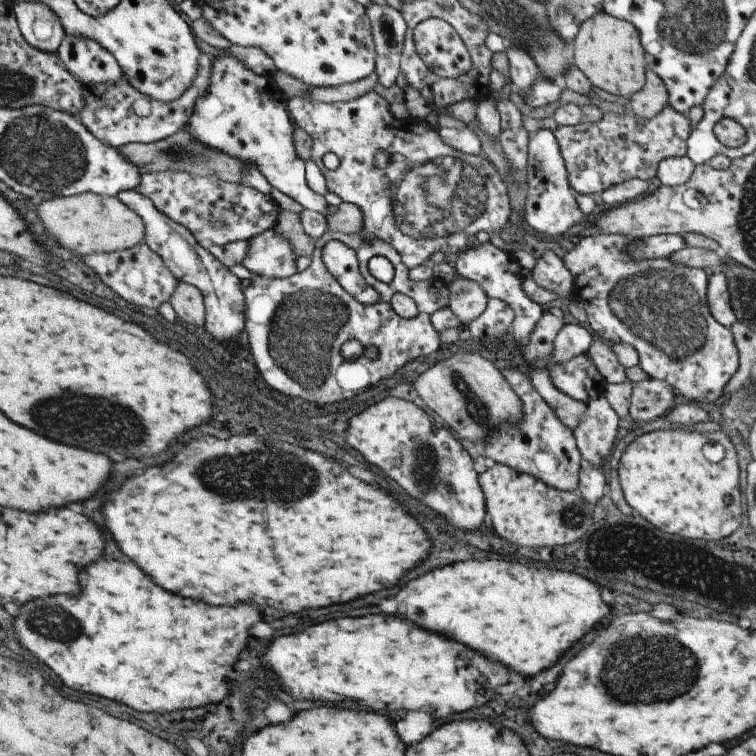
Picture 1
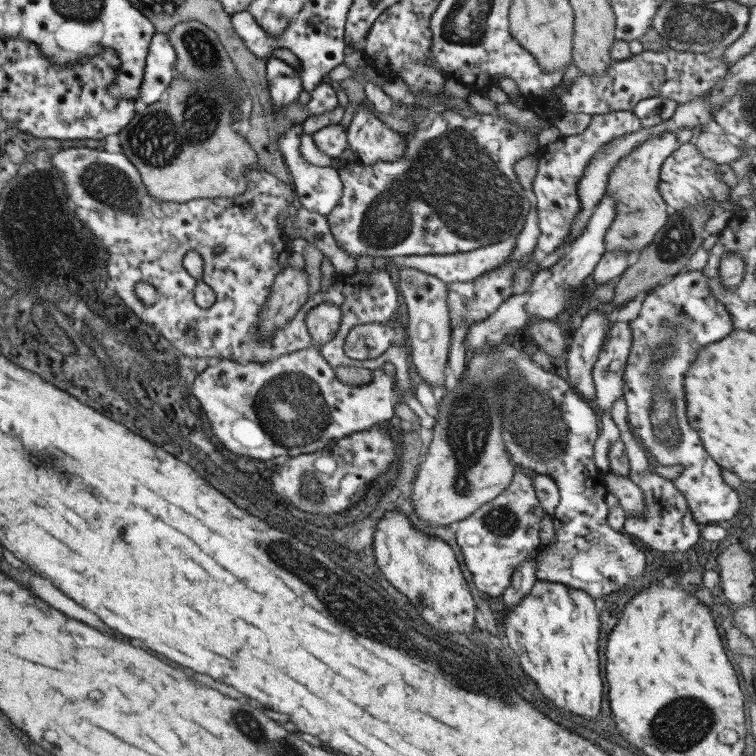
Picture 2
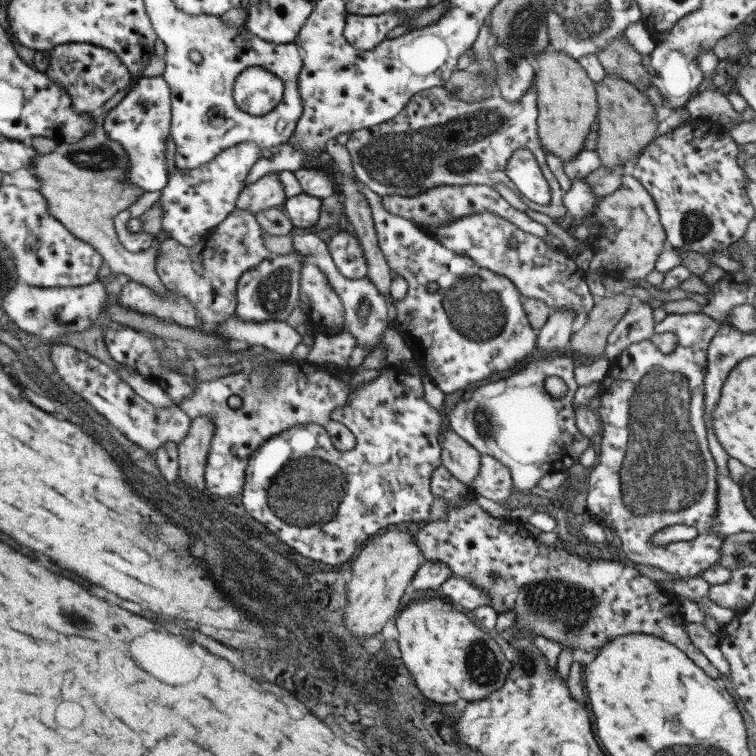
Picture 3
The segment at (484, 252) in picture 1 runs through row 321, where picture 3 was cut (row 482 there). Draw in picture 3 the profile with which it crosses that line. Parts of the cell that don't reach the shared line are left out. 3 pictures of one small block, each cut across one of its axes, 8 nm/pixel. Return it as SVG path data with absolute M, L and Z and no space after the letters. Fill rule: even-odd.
M553 354L549 358L539 358L529 362L517 374L479 386L465 394L447 418L449 428L457 438L463 438L469 448L475 448L479 456L491 456L509 468L515 490L531 492L539 486L545 474L567 472L571 464L579 462L579 456L589 446L589 438L579 432L573 412L573 396L577 392L575 368L569 356ZM547 376L559 376L567 384L567 394L563 398L551 398L543 390L543 380Z

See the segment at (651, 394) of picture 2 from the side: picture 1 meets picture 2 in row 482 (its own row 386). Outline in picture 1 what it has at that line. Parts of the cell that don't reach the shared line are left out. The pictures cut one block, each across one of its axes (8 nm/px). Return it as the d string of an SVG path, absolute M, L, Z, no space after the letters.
M597 234L597 236L587 236L587 238L581 238L575 246L565 246L561 248L561 256L563 256L563 262L567 266L567 270L571 272L573 276L573 288L575 288L575 298L581 300L585 304L585 314L587 314L587 322L585 326L593 332L595 338L601 338L603 342L615 346L615 344L631 344L635 348L635 352L639 354L639 366L641 370L645 370L645 374L651 378L651 380L663 380L667 384L671 384L675 388L675 392L679 396L685 396L689 402L717 402L717 400L723 400L723 394L725 394L725 386L729 384L729 380L733 378L733 374L737 372L739 368L739 352L737 352L737 346L735 346L735 340L733 340L733 334L729 328L721 326L709 312L709 306L707 306L707 278L705 278L705 272L699 270L699 268L685 268L669 258L653 258L653 260L633 260L627 252L627 242L631 242L629 238L625 236L617 236L617 234Z

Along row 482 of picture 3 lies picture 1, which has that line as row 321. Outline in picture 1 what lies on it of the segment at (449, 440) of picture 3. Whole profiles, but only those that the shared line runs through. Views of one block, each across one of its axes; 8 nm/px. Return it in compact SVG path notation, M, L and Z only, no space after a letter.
M455 278L449 288L449 308L451 312L461 320L461 324L473 322L487 306L489 296L483 292L483 288L467 278Z

